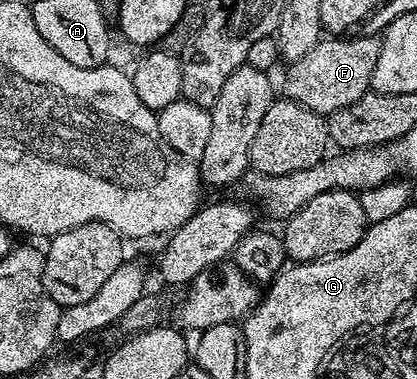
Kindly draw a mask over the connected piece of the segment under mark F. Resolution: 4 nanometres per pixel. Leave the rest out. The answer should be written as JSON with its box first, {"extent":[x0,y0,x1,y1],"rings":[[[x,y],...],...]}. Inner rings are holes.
{"extent":[284,35,380,118],"rings":[[[356,35],[351,38],[321,38],[314,50],[291,61],[284,76],[287,99],[327,118],[334,110],[342,110],[342,106],[350,106],[350,102],[358,102],[358,98],[365,96],[372,87],[374,66],[378,66],[380,36]]]}

